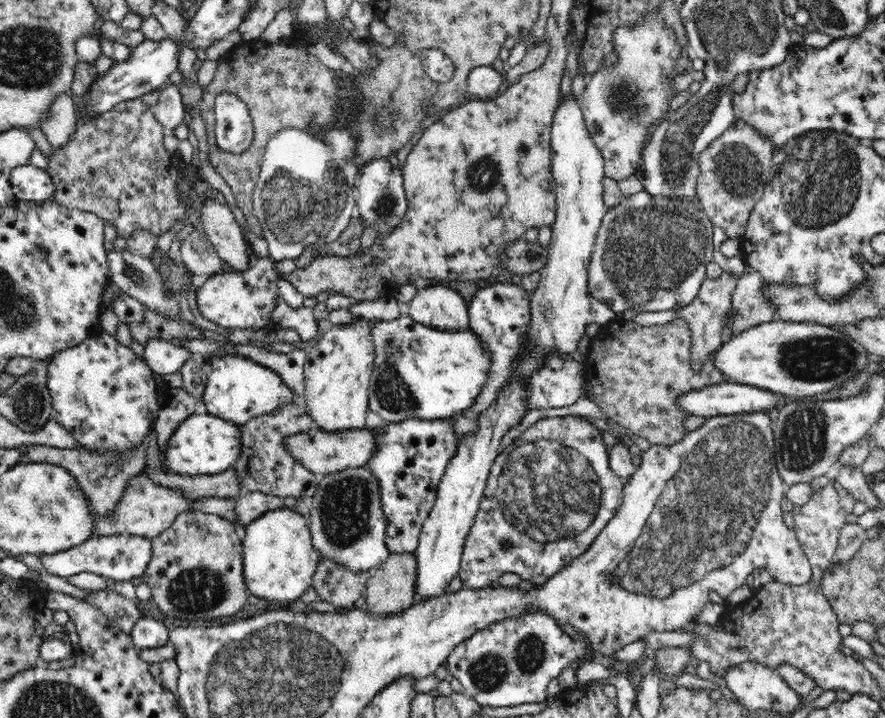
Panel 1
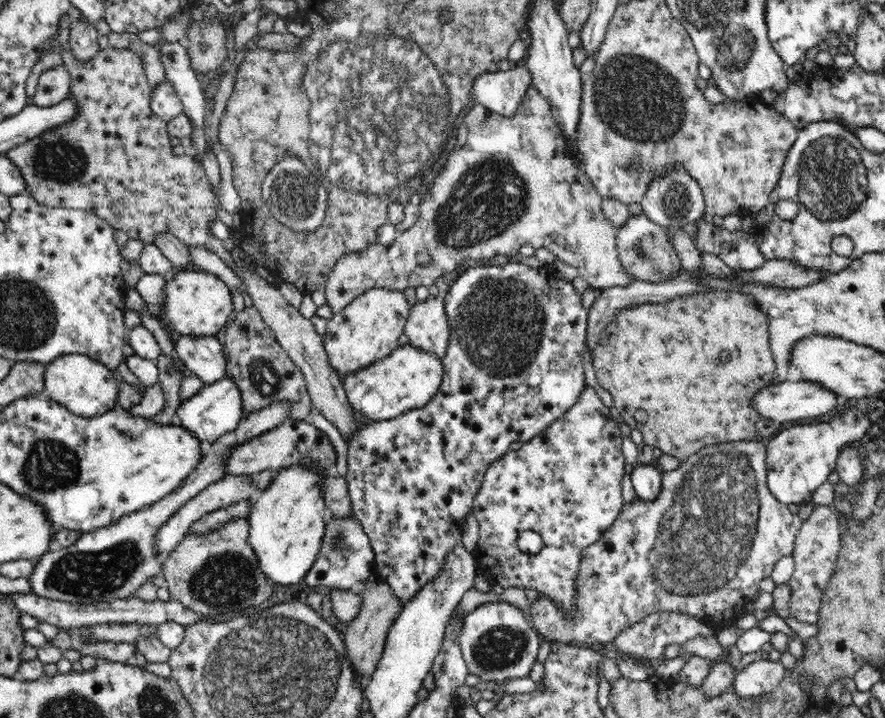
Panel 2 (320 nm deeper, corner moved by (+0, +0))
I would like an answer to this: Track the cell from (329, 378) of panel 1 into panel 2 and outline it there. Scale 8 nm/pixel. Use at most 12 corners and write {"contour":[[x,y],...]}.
{"contour":[[374,287],[328,320],[321,344],[344,379],[392,354],[411,308]]}

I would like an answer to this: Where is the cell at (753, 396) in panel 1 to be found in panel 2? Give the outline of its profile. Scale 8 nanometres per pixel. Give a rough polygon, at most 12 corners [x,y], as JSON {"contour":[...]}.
{"contour":[[792,379],[760,388],[749,404],[781,424],[840,409],[836,393]]}

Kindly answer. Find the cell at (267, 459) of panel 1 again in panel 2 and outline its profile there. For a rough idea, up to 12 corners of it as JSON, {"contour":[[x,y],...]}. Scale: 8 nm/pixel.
{"contour":[[253,304],[220,338],[243,408],[285,402],[302,421],[303,373]]}

